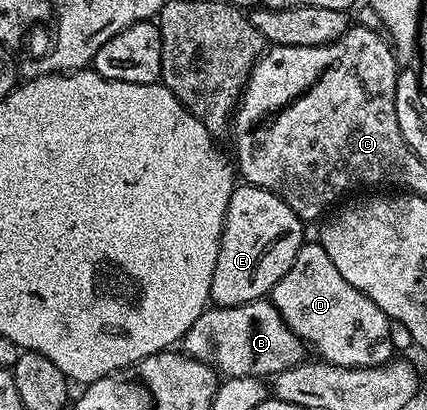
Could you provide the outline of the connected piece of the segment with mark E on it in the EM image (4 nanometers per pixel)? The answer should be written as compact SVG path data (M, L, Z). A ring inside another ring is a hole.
M235 184L232 195L228 199L220 251L216 255L216 271L212 271L211 302L215 306L236 307L249 301L263 300L269 294L271 287L284 275L284 271L292 267L304 243L302 229L304 229L304 222L298 218L296 211L292 211L292 207L288 207L288 203L284 203L284 199L280 199L272 191L255 185Z

